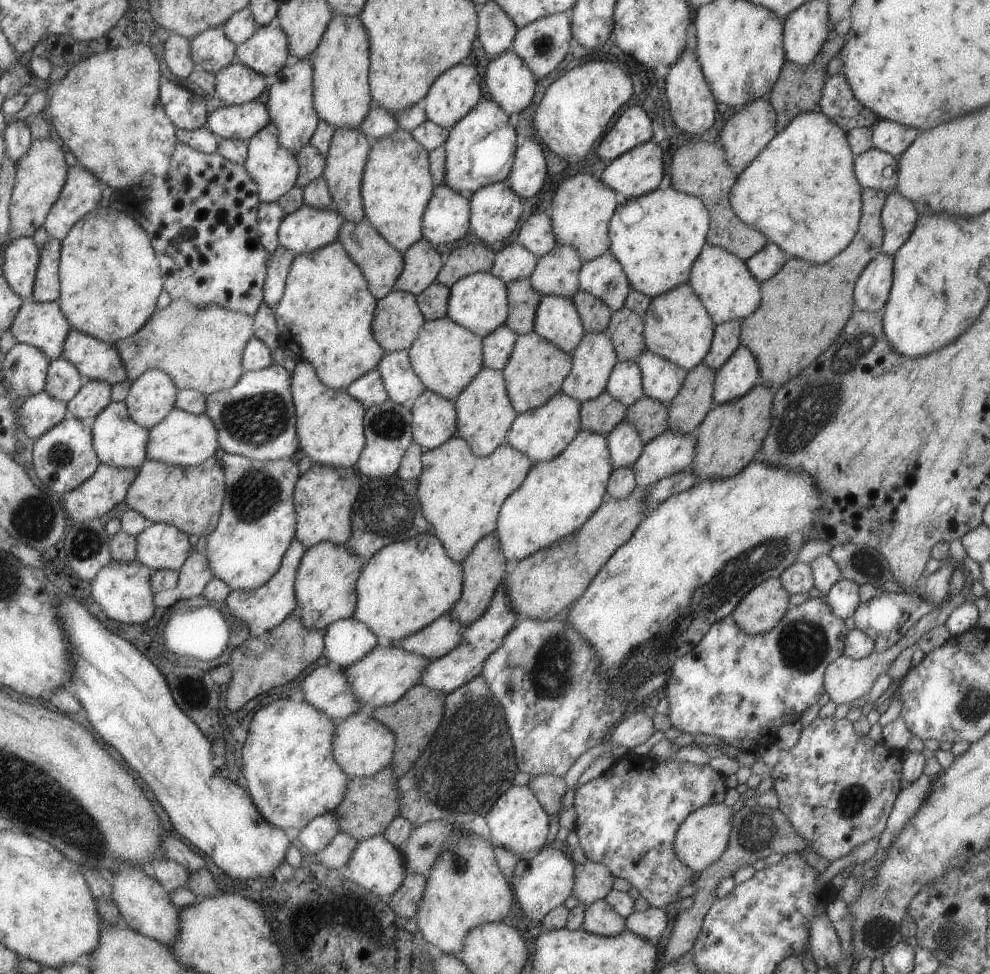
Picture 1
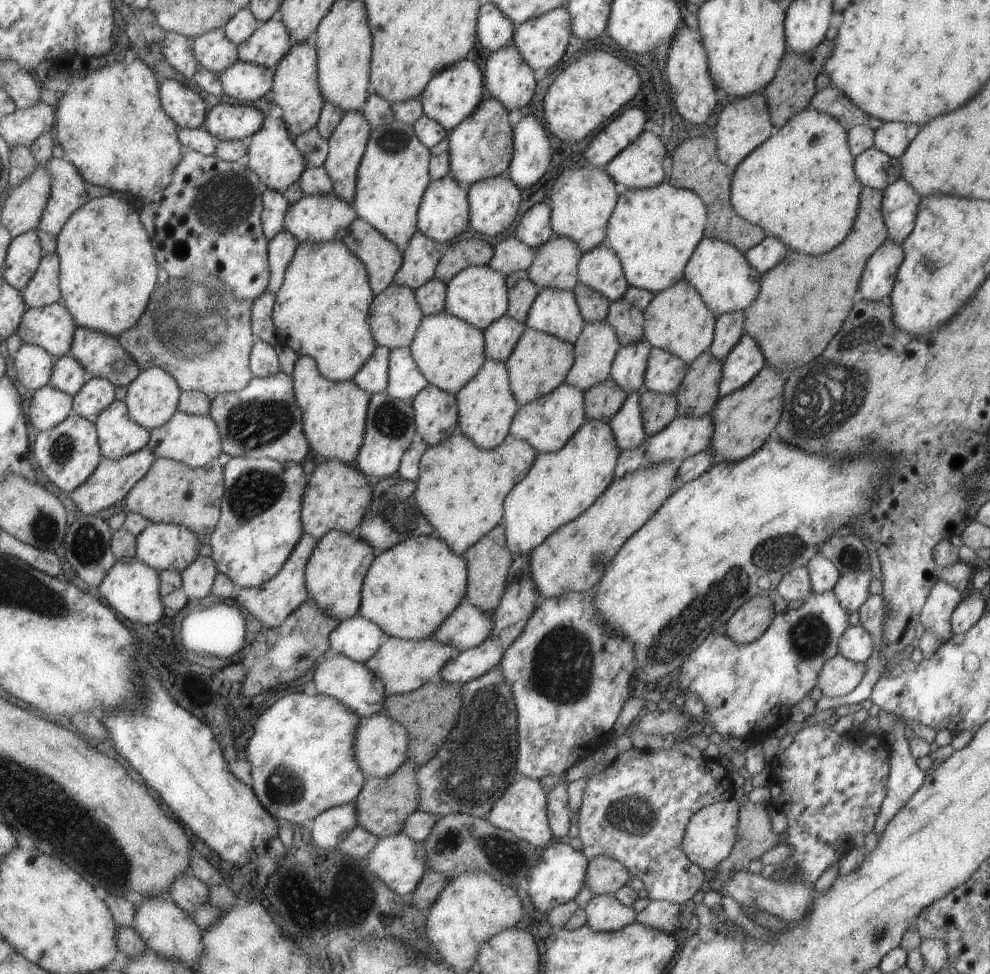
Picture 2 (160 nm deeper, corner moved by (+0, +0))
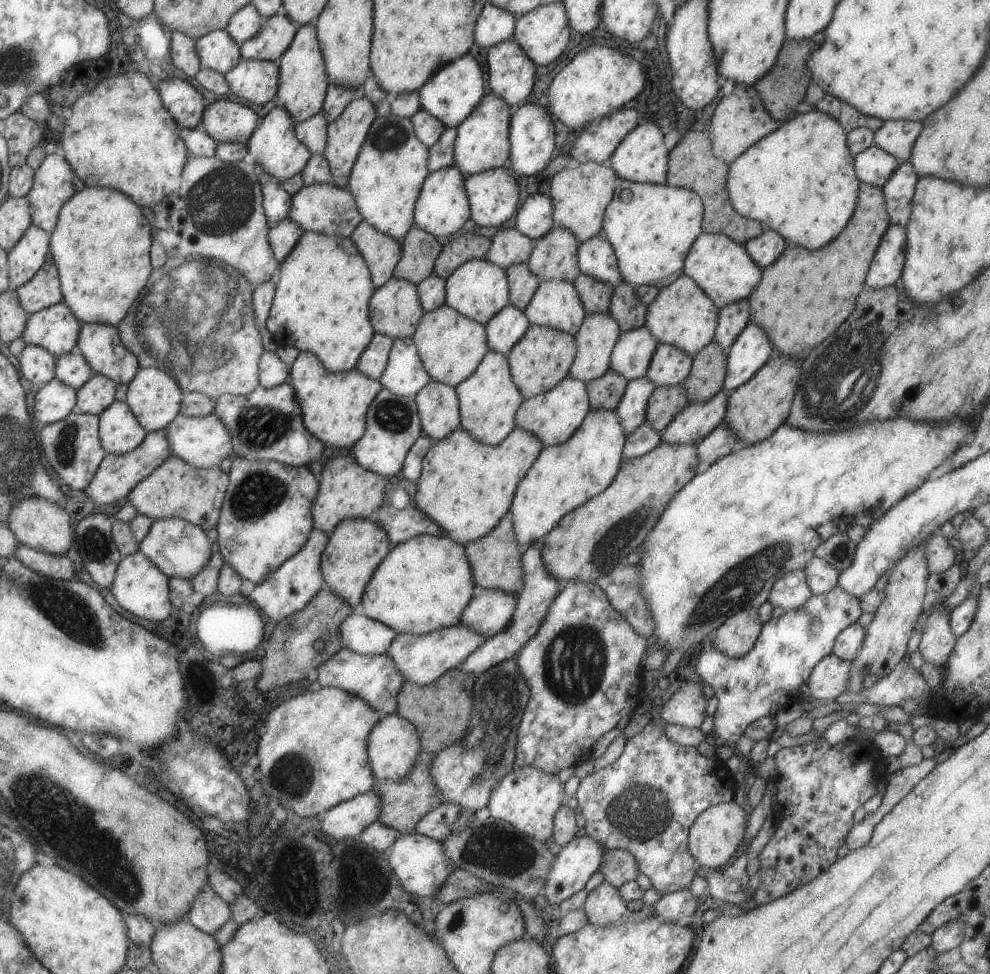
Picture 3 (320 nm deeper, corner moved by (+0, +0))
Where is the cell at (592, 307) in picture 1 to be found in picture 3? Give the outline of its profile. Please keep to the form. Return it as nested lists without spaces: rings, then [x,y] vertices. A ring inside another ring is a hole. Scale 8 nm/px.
[[[581,272],[572,283],[587,314],[608,310],[613,290],[610,284],[592,279],[591,276]]]

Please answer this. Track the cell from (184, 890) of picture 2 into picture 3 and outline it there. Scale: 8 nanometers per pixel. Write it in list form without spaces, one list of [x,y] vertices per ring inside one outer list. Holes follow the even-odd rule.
[[[207,884],[194,898],[193,906],[186,914],[186,918],[195,928],[214,938],[217,929],[231,920],[232,912],[230,905],[221,900]]]

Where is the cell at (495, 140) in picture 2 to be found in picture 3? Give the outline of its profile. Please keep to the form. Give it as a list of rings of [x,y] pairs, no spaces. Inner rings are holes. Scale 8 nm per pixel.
[[[496,94],[483,95],[471,114],[468,114],[467,118],[464,118],[455,128],[454,165],[461,172],[469,175],[501,167],[510,156],[509,127],[509,105]]]

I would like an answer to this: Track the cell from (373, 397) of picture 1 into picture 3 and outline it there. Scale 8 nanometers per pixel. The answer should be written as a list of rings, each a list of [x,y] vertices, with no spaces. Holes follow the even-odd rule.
[[[374,332],[369,344],[357,359],[356,369],[362,375],[378,380],[385,368],[391,345],[392,338],[390,336]]]

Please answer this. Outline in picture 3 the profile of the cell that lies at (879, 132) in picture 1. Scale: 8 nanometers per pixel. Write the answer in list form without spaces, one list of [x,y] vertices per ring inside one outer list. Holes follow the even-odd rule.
[[[887,119],[874,132],[874,144],[885,152],[892,154],[899,162],[905,162],[911,156],[914,140],[922,129],[922,121],[889,120]]]

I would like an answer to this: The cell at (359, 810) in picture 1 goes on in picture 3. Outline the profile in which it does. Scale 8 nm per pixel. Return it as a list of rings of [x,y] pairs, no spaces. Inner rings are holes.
[[[419,753],[415,759],[411,772],[402,779],[390,781],[387,779],[377,780],[373,790],[380,796],[380,813],[378,821],[388,827],[399,831],[401,835],[408,835],[414,832],[415,825],[420,818],[439,806],[442,802],[440,792],[434,785],[430,773],[430,766],[435,755],[431,753]]]

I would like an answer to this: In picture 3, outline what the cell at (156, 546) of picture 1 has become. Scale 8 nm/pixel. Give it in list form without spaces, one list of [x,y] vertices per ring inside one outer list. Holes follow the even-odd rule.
[[[168,518],[152,520],[149,532],[138,544],[138,550],[168,578],[190,580],[208,563],[211,554],[209,546],[211,543],[207,542],[207,536],[201,527],[180,518]]]

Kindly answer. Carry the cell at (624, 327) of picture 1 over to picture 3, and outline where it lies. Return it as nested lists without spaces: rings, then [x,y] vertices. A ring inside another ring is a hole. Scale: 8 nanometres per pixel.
[[[622,280],[614,286],[610,296],[607,311],[623,332],[643,325],[646,319],[646,306],[637,298],[634,287]]]

